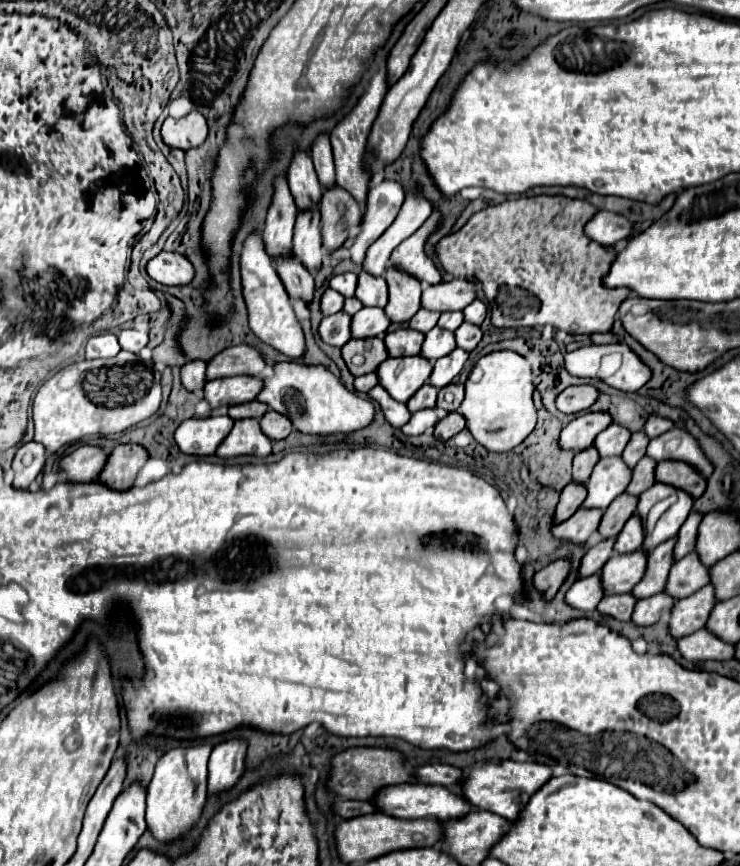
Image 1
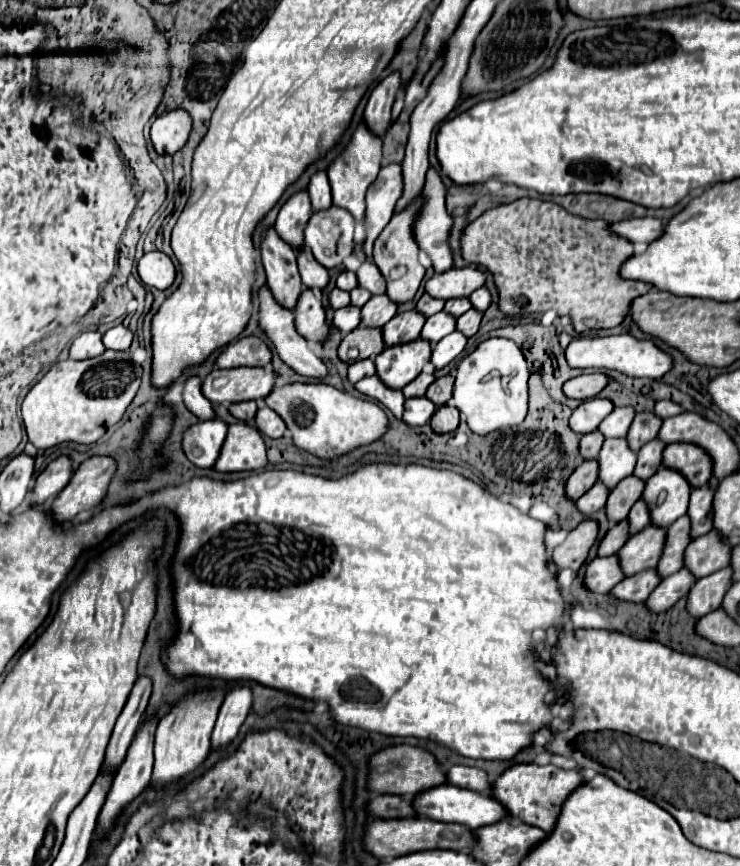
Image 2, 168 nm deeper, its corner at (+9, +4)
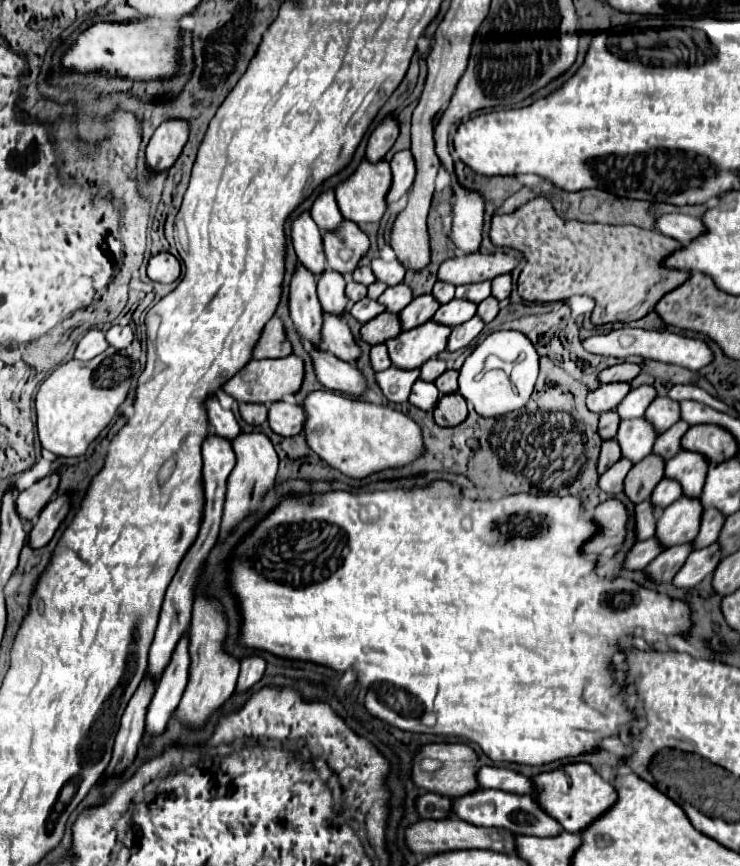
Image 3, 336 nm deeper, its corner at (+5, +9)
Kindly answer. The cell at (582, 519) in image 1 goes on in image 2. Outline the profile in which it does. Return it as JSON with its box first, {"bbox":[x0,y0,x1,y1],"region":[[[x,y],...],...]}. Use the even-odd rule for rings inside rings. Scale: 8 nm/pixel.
{"bbox":[578,482,610,514],"region":[[[596,482],[592,486],[592,490],[588,490],[582,498],[578,498],[578,508],[584,512],[584,514],[590,514],[590,512],[596,512],[600,508],[604,508],[606,500],[608,500],[608,494],[610,494],[610,488],[606,488],[602,482]]]}

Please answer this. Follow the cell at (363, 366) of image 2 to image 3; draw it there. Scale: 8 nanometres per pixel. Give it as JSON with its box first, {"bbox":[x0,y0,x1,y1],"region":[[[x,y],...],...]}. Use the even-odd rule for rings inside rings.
{"bbox":[370,345,390,371],"region":[[[374,345],[370,349],[370,365],[372,365],[374,371],[384,371],[384,369],[390,367],[386,345]]]}

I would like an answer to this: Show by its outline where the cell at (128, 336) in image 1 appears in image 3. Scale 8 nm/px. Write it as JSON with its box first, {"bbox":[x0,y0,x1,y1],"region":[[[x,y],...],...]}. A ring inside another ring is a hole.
{"bbox":[106,325,134,349],"region":[[[112,325],[106,331],[106,341],[116,349],[126,349],[134,339],[134,333],[128,325]]]}

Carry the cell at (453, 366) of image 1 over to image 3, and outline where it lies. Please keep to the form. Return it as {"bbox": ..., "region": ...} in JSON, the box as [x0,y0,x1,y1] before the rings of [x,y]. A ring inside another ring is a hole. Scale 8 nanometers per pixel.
{"bbox":[446,317,484,351],"region":[[[472,317],[470,321],[454,327],[450,337],[448,337],[448,347],[446,349],[448,351],[458,351],[458,349],[466,347],[482,331],[482,327],[484,327],[484,323],[482,323],[480,317]]]}

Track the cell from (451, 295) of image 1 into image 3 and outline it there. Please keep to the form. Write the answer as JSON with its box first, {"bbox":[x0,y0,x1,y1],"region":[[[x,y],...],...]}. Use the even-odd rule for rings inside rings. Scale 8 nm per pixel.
{"bbox":[438,253,516,285],"region":[[[470,253],[470,255],[460,255],[444,261],[438,269],[438,279],[450,285],[470,285],[480,281],[492,281],[498,275],[510,273],[514,265],[516,261],[510,255]]]}

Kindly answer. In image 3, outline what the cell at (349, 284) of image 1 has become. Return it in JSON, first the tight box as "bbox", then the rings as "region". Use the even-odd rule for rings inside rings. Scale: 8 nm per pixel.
{"bbox":[352,267,376,285],"region":[[[358,267],[358,269],[354,269],[352,279],[354,279],[356,283],[362,283],[362,285],[370,285],[370,283],[376,281],[374,273],[372,273],[368,267]]]}

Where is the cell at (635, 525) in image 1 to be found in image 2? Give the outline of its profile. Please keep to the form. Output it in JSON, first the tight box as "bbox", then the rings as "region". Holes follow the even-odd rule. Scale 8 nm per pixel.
{"bbox":[628,500,650,534],"region":[[[638,500],[630,514],[628,514],[628,520],[630,520],[630,534],[638,534],[640,530],[644,530],[648,524],[650,524],[650,510],[648,510],[648,504],[644,500]]]}

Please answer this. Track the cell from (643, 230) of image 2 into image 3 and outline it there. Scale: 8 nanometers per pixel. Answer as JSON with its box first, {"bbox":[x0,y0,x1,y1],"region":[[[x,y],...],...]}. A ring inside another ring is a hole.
{"bbox":[656,213,704,243],"region":[[[670,213],[670,215],[662,215],[656,221],[656,231],[668,237],[674,237],[678,243],[690,243],[694,237],[698,237],[704,227],[702,221],[690,215],[682,215],[682,213]]]}

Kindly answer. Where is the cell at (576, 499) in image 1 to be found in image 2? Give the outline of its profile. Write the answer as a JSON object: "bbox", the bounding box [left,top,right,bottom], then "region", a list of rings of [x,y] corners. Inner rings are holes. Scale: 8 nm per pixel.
{"bbox":[566,460,598,500],"region":[[[584,460],[574,474],[566,482],[566,494],[570,498],[578,500],[582,494],[586,494],[598,480],[598,460]]]}

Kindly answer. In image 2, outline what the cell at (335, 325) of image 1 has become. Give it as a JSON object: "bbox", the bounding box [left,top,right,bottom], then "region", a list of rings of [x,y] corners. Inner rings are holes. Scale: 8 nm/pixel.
{"bbox":[332,306,362,334],"region":[[[346,306],[346,308],[340,308],[340,310],[334,312],[332,324],[334,324],[342,334],[348,334],[348,332],[352,332],[354,328],[358,328],[360,320],[362,320],[360,308],[358,308],[358,306]]]}

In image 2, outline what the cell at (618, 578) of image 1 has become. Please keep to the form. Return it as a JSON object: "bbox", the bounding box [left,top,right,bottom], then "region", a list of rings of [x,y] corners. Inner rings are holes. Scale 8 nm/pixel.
{"bbox":[618,524,666,576],"region":[[[650,524],[642,532],[630,536],[626,546],[618,552],[626,576],[656,566],[662,556],[664,544],[666,544],[666,528],[660,528],[656,524]]]}

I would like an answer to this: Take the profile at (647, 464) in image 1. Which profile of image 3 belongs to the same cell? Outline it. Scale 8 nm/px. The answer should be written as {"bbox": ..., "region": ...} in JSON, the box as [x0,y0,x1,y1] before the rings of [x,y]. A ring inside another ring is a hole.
{"bbox":[652,421,690,461],"region":[[[684,421],[674,423],[666,433],[658,435],[652,453],[654,453],[654,455],[660,455],[664,461],[668,461],[670,457],[674,457],[674,455],[680,451],[680,439],[682,439],[682,435],[688,431],[688,427],[690,427],[690,425],[684,423]]]}

